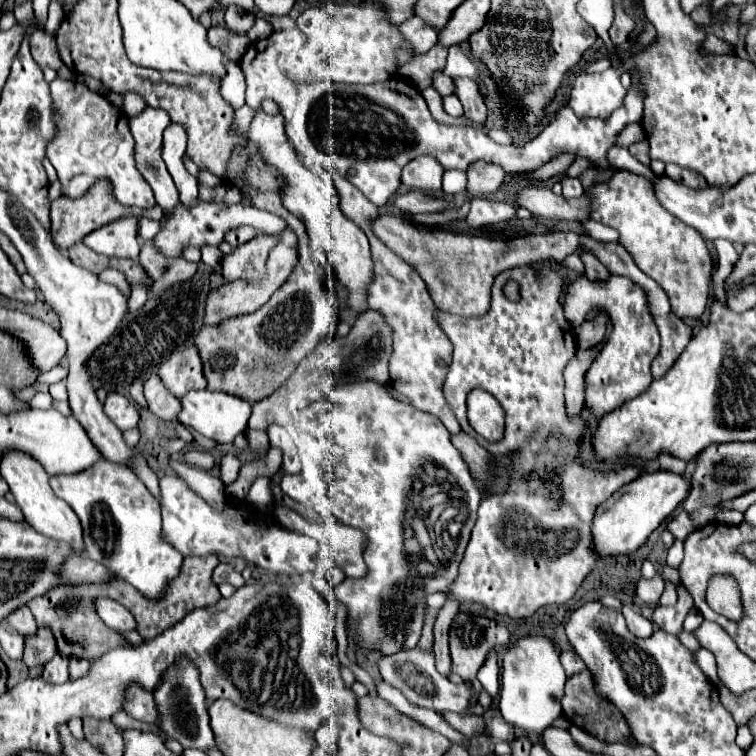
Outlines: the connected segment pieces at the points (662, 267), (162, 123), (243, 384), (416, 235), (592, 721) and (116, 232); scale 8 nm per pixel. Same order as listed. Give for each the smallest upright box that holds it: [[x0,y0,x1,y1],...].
[[585,171,715,317],[129,109,179,217],[195,191,337,403],[371,215,545,317],[561,669,631,743],[83,215,141,261]]

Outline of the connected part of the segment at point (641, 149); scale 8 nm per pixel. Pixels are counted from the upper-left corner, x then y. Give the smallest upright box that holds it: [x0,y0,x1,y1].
[629,141,651,165]

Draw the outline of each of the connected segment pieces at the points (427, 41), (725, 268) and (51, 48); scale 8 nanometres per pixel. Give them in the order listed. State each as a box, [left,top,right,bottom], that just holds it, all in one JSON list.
[[399,17,437,57],[712,239,739,305],[31,31,63,69]]

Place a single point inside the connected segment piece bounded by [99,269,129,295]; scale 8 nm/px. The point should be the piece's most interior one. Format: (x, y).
(113, 276)

